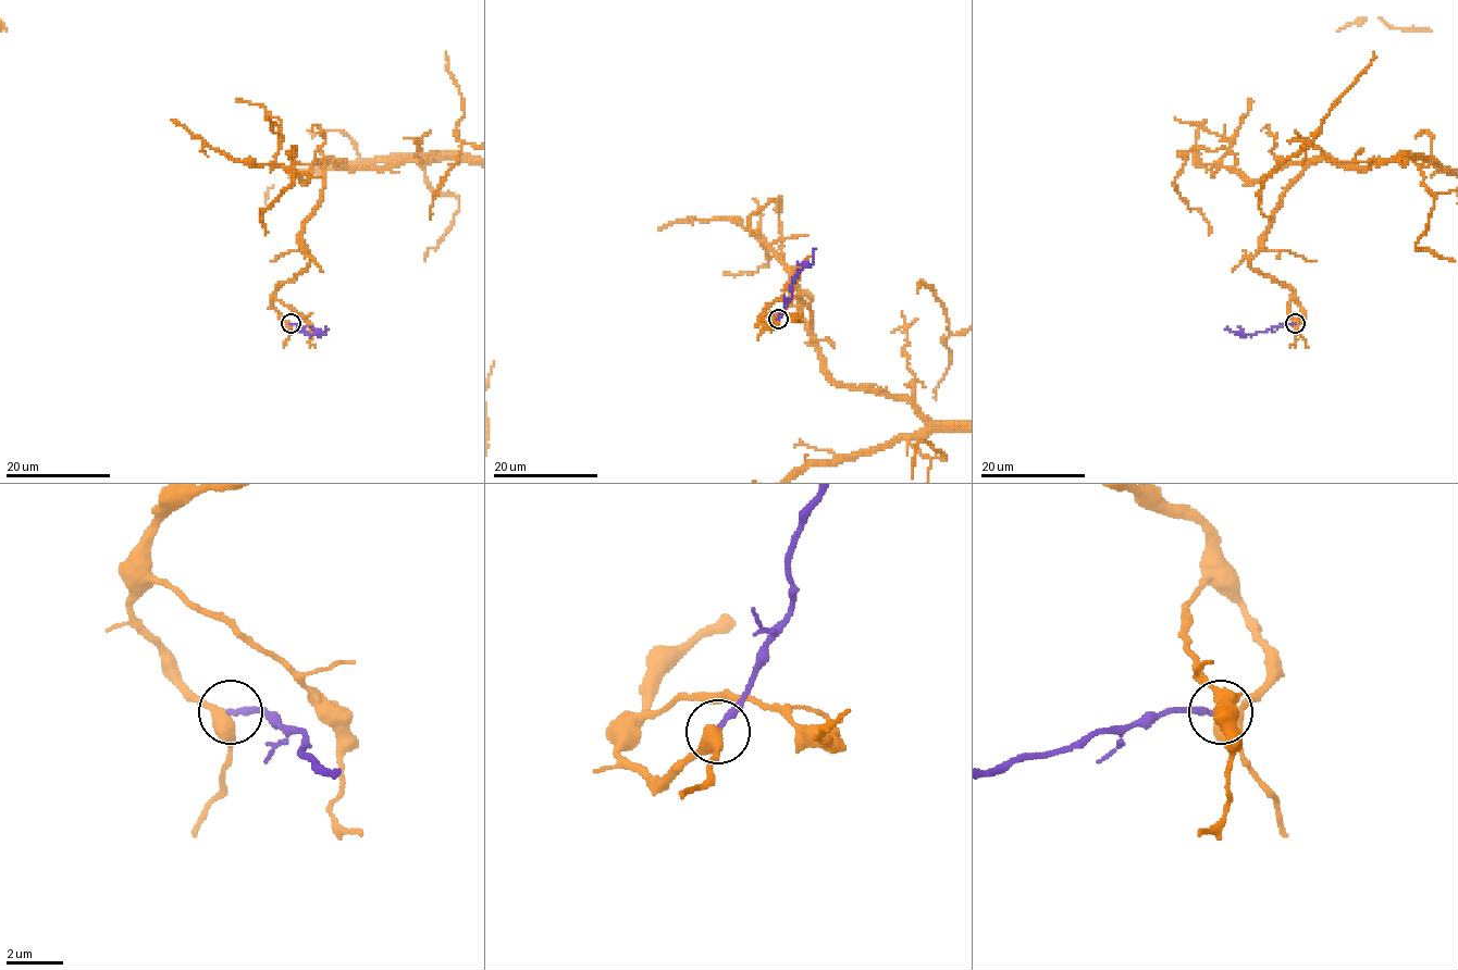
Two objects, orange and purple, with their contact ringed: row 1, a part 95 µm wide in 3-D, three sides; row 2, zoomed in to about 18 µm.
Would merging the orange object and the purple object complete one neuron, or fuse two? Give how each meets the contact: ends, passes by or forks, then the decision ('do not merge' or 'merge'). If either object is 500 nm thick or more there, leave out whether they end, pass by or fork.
orange passes by; purple ends; merge

